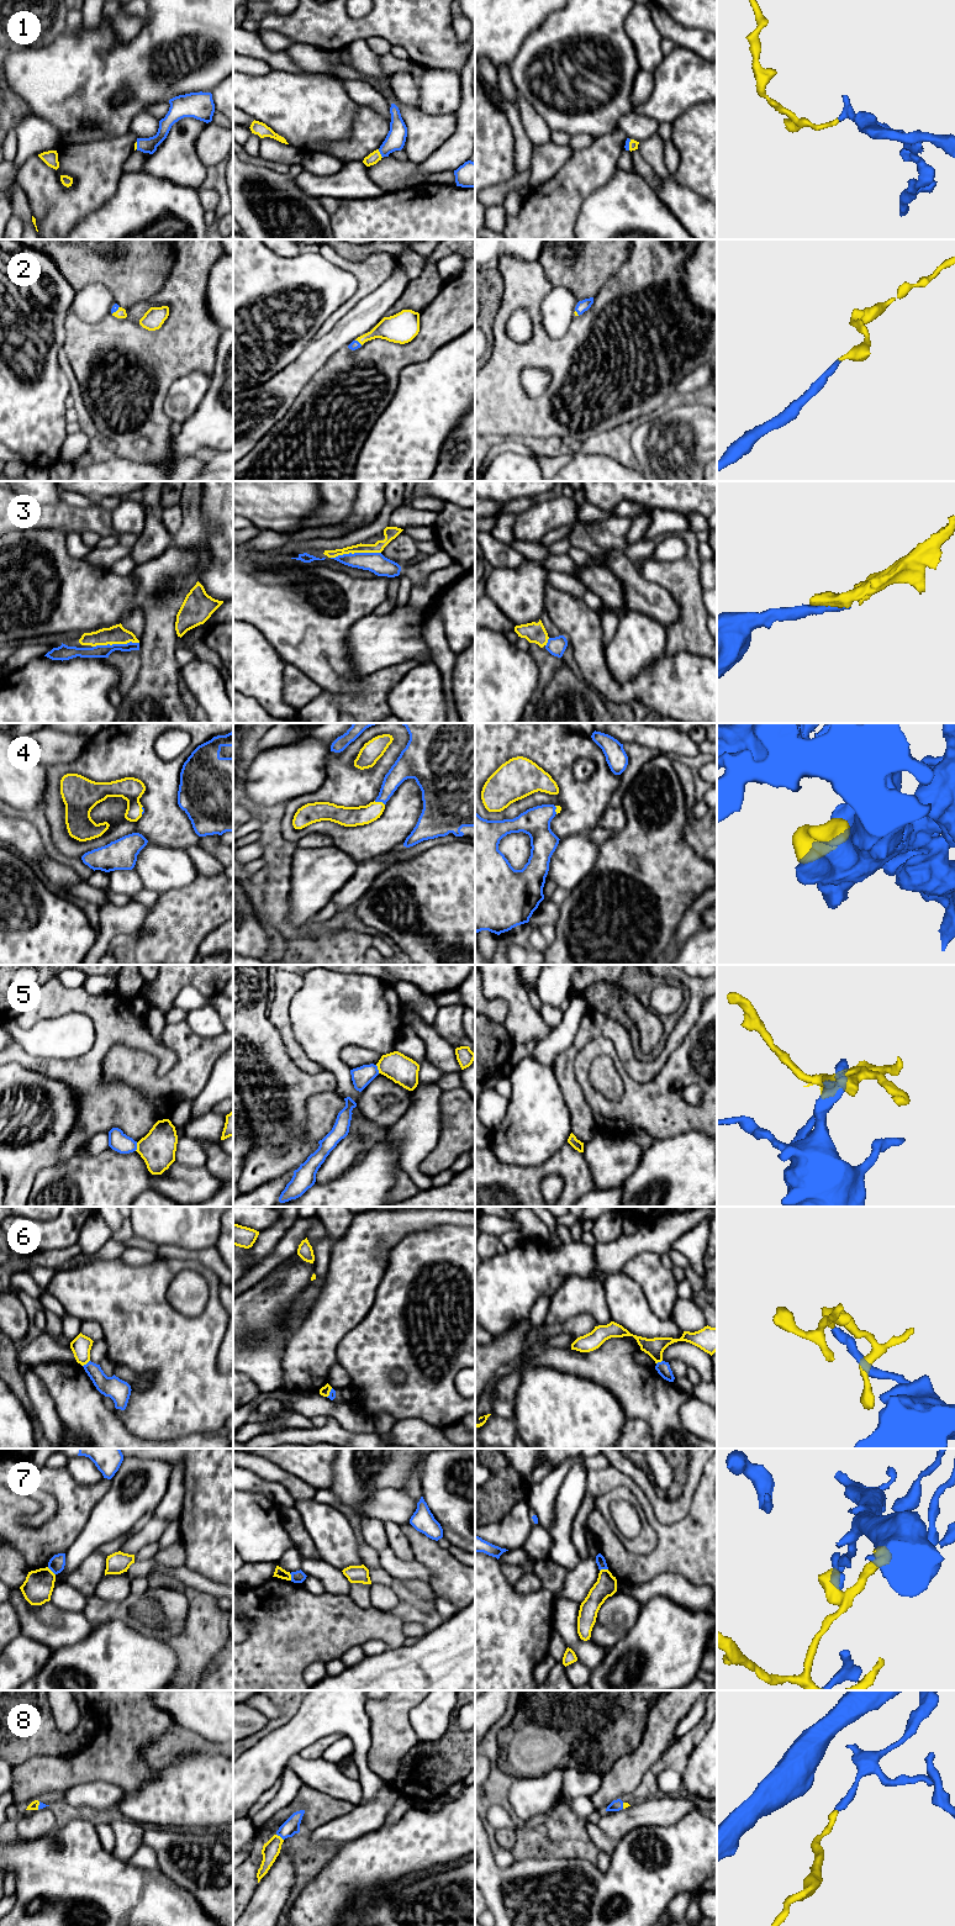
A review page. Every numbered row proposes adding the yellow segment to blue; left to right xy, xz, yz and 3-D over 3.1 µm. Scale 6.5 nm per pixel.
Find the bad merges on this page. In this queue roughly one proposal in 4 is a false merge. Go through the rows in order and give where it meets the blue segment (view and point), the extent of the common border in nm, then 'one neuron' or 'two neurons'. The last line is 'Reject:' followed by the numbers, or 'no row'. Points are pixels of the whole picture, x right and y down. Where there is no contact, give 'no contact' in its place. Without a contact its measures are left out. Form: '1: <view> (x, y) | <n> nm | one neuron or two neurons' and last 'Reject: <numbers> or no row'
1: xz (380, 153) | 70 nm | one neuron
2: xy (116, 310) | 70 nm | one neuron
3: xz (355, 553) | 340 nm | two neurons
4: xz (379, 801) | 80 nm | one neuron
5: xy (136, 1146) | 60 nm | two neurons
6: xy (86, 1363) | 60 nm | two neurons
7: yz (603, 1568) | 60 nm | two neurons
8: xz (280, 1836) | 60 nm | one neuron
Reject: 3, 5, 6, 7

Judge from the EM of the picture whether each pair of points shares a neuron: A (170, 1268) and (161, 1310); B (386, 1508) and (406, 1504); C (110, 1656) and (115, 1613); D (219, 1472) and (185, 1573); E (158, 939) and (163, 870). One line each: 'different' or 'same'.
A: same
B: same
C: different
D: different
E: different

